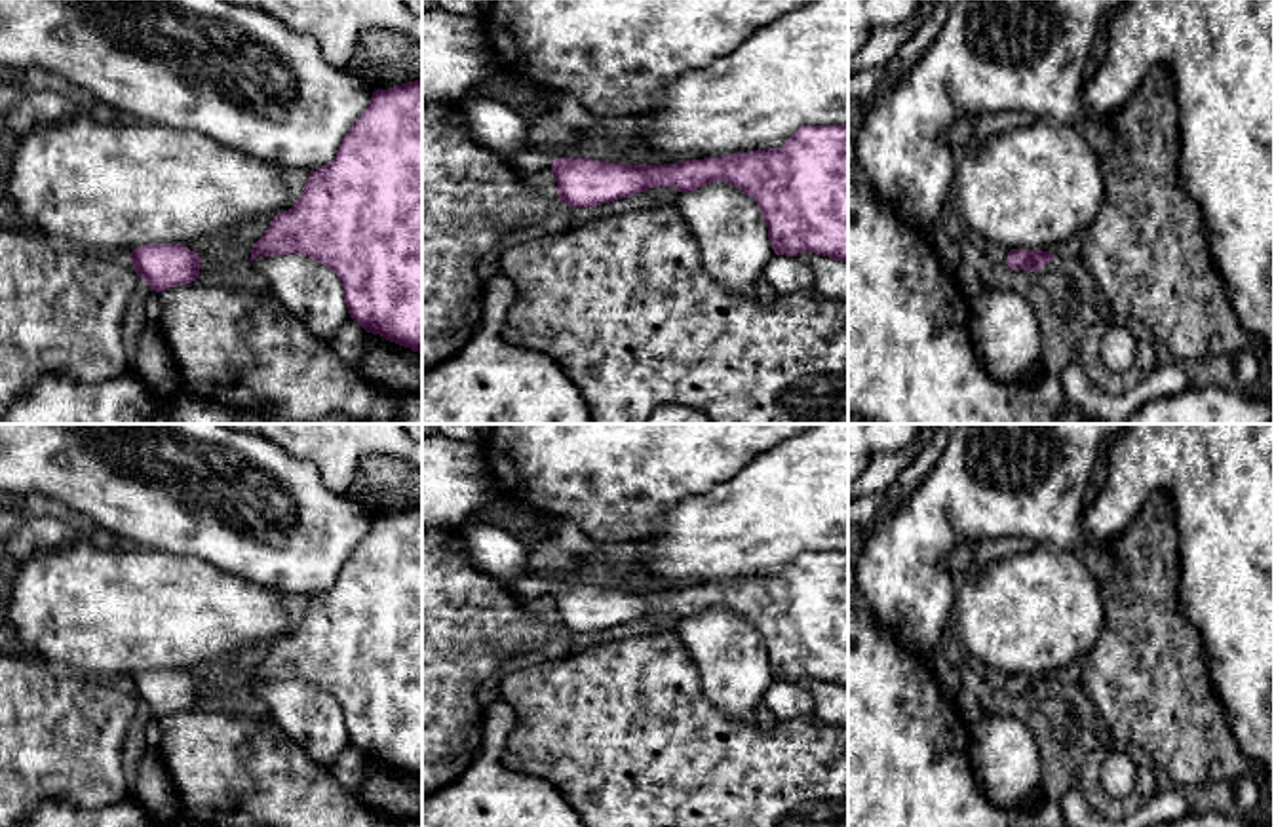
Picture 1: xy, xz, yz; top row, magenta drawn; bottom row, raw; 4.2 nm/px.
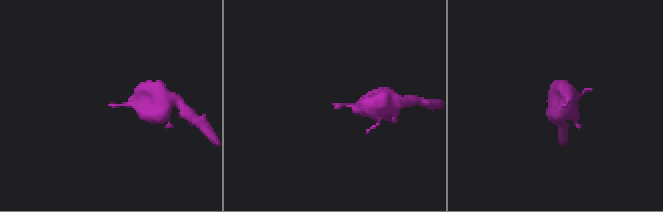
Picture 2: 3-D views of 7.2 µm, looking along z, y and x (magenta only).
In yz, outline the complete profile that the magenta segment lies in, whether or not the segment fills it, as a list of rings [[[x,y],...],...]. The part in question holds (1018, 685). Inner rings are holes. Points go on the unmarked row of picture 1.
[[[1012,675],[1008,679],[1006,690],[1012,696],[1029,696],[1034,698],[1044,694],[1053,684],[1052,677],[1036,677],[1036,675]]]

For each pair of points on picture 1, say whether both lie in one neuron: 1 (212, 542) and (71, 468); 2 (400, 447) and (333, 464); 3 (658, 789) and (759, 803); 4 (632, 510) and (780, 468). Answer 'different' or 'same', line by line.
1: same
2: same
3: same
4: different

